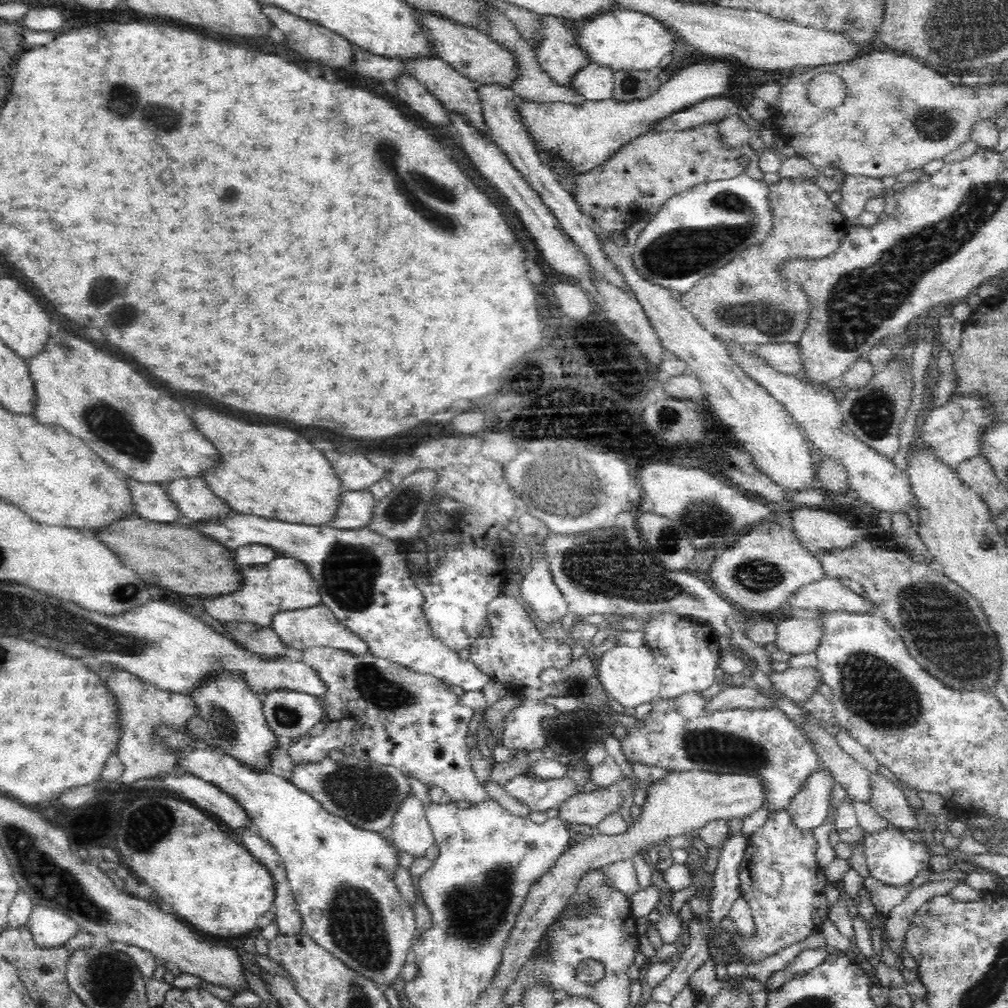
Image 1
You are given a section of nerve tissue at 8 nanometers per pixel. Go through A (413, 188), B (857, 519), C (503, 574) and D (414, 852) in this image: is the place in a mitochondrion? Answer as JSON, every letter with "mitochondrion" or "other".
{"A":"mitochondrion","B":"other","C":"other","D":"other"}

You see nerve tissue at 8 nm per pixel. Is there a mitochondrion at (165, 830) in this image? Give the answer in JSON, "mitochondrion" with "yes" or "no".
{"mitochondrion":"yes"}

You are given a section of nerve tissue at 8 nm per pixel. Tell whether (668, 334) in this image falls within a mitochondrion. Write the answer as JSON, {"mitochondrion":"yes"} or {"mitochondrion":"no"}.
{"mitochondrion":"no"}

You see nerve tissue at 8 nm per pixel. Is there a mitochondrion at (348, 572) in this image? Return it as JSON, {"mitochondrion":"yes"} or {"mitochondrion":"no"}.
{"mitochondrion":"yes"}

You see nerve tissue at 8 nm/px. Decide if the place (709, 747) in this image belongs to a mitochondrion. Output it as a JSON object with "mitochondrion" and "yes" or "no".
{"mitochondrion":"yes"}

